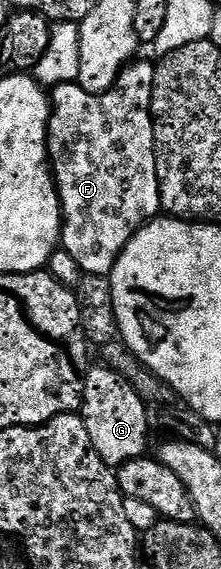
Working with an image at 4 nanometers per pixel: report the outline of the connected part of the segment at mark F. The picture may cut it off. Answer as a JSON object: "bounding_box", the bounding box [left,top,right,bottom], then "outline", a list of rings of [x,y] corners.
{"bounding_box":[46,61,162,275],"outline":[[[131,61],[118,74],[114,86],[105,90],[103,94],[89,94],[83,86],[77,82],[65,82],[63,86],[53,87],[52,105],[50,108],[50,127],[46,130],[46,153],[48,165],[52,171],[54,185],[58,192],[58,201],[62,204],[62,237],[61,249],[72,252],[72,260],[80,264],[83,275],[100,274],[109,275],[114,269],[116,260],[122,254],[122,249],[134,239],[135,234],[146,225],[147,222],[159,217],[162,210],[162,197],[158,187],[158,161],[154,151],[154,117],[150,115],[150,101],[154,91],[154,67],[155,63]]]}

